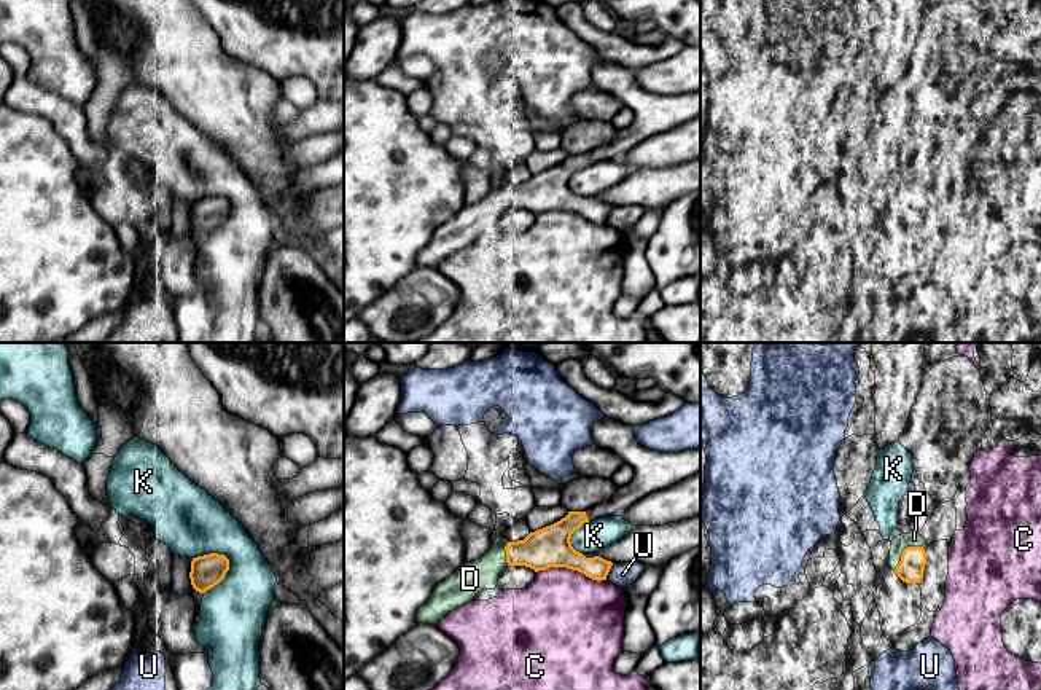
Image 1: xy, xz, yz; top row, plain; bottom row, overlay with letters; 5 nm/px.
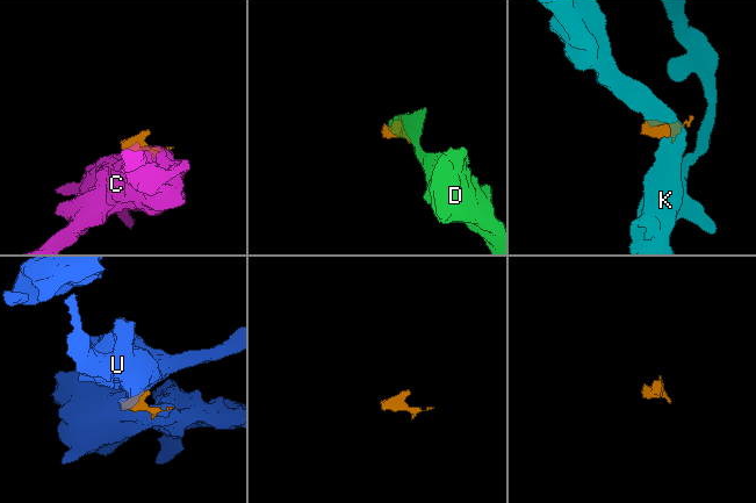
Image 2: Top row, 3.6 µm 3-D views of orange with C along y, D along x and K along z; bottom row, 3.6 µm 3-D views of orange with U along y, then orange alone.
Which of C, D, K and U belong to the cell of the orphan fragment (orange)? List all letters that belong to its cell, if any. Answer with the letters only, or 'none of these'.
D

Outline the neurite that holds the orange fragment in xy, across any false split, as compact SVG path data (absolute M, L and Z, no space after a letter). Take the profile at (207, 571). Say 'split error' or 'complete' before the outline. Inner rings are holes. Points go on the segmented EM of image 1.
complete; M210 553L193 558L191 561L191 585L196 591L205 593L218 585L229 570L229 559L224 555Z

